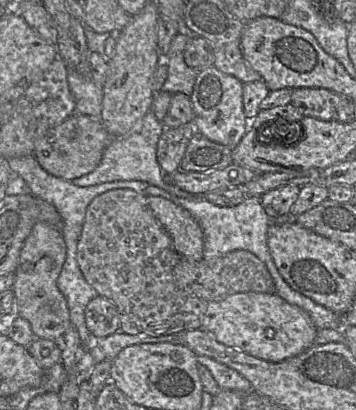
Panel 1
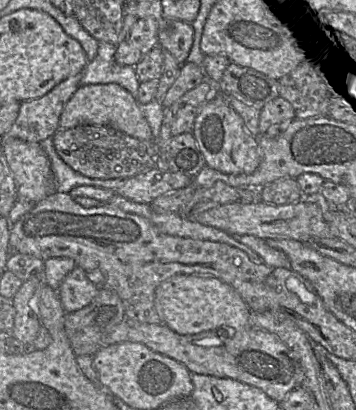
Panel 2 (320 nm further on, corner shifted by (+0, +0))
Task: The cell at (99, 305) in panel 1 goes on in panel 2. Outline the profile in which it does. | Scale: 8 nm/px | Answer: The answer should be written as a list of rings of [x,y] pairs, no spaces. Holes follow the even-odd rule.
[[[76,266],[63,279],[58,295],[66,313],[80,310],[91,303],[98,293],[99,287],[86,276],[86,272]]]

